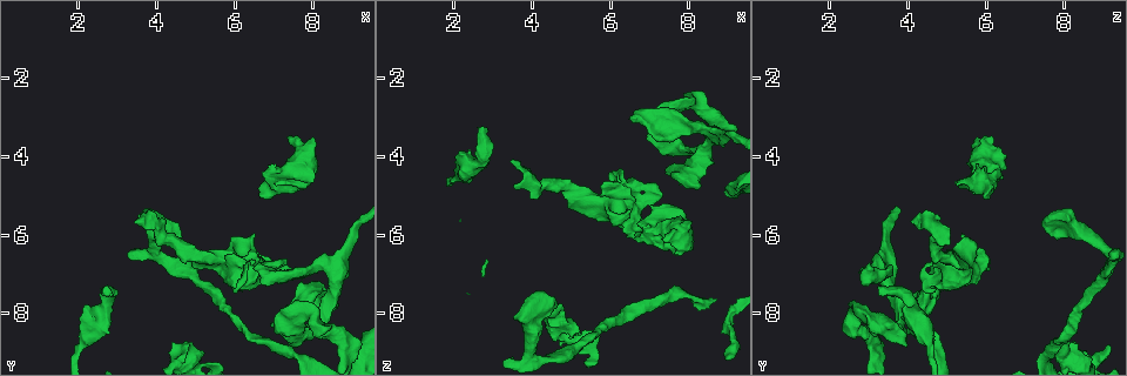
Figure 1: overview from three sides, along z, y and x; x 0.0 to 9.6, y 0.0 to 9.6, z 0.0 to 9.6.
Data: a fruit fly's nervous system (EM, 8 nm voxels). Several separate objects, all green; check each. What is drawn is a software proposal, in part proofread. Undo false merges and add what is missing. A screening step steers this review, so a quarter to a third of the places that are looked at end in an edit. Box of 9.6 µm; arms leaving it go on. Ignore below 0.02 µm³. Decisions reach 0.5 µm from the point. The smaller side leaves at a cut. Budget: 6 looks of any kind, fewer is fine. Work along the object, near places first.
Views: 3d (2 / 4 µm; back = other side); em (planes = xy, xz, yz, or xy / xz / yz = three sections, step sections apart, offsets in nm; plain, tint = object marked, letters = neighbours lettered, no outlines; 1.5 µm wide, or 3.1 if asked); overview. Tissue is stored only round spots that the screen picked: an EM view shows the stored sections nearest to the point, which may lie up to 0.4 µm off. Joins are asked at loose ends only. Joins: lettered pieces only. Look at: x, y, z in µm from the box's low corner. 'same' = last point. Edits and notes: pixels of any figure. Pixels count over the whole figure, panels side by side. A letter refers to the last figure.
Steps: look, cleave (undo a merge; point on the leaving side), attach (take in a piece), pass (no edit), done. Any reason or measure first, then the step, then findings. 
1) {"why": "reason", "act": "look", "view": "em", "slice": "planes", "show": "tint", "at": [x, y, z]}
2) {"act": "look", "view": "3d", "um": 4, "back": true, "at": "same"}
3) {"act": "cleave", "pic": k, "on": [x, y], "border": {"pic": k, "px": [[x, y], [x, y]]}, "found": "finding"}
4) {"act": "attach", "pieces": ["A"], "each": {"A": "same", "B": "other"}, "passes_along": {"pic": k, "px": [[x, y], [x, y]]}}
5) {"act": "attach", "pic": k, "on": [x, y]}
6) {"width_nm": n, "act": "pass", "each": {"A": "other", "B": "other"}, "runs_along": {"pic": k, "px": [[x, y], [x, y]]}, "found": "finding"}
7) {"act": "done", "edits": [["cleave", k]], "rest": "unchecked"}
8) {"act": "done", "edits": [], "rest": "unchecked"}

{"why": "an open end", "act": "look", "view": "3d", "um": 4, "at": [2.75, 7.30, 3.25]}

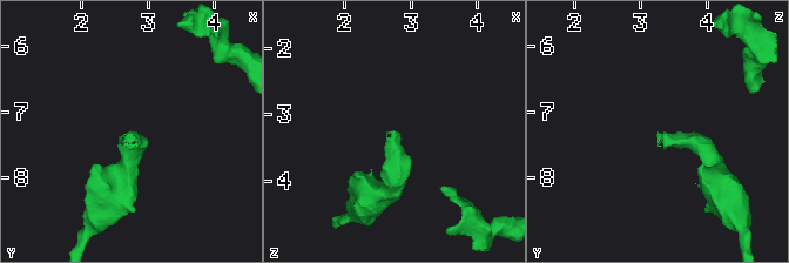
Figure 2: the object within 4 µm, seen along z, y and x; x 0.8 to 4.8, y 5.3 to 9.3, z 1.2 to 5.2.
{"why": "need the tissue", "act": "look", "view": "em", "slice": "xz", "step": 4, "show": "plain", "at": [2.70, 7.30, 3.30]}

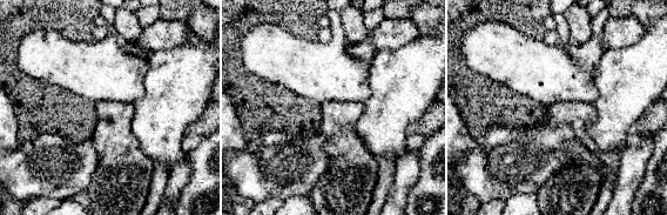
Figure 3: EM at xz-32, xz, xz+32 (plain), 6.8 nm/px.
{"act": "look", "view": "em", "slice": "xz", "step": 4, "show": "letters", "at": "same"}

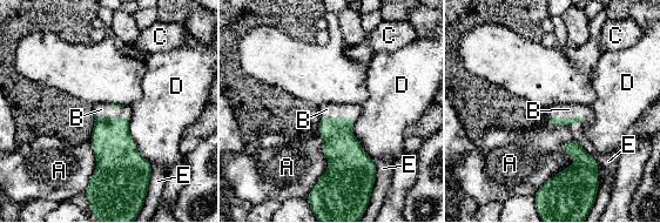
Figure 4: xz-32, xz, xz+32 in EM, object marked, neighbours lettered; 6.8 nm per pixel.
{"act": "attach", "pieces": ["B"], "each": {"A": "other", "B": "same", "C": "other", "D": "other", "E": "other"}, "found": "the neuron continues"}

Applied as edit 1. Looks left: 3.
{"why": "branch stops here", "act": "look", "view": "3d", "um": 4, "at": [6.55, 6.95, 3.10]}

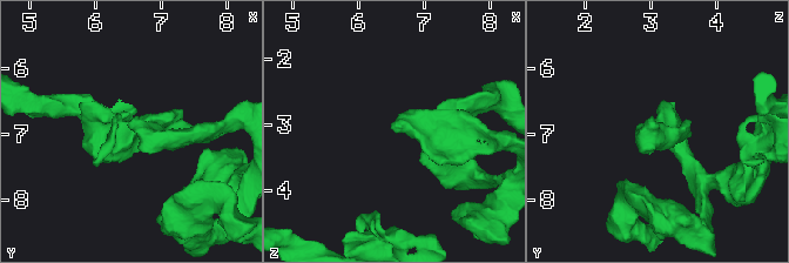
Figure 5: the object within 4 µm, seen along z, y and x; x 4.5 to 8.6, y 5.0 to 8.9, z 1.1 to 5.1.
{"act": "look", "view": "em", "slice": "planes", "show": "letters", "at": [6.50, 6.90, 3.10]}

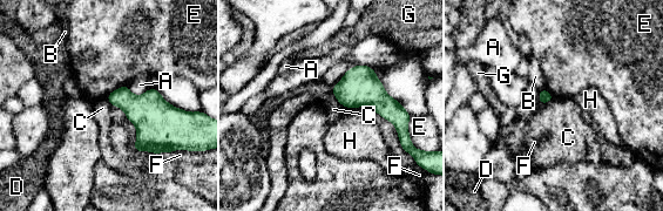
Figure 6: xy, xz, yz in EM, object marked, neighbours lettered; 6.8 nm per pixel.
{"act": "pass", "each": {"A": "other", "B": "other", "C": "other", "D": "other", "E": "other", "F": "other", "G": "other", "H": "other"}, "border": {"pic": 6, "px": [[331, 92], [344, 108]]}, "found": "no lettered piece goes on from it"}

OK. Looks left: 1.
{"act": "done", "edits": [["attach", 4]], "rest": "unchecked"}

